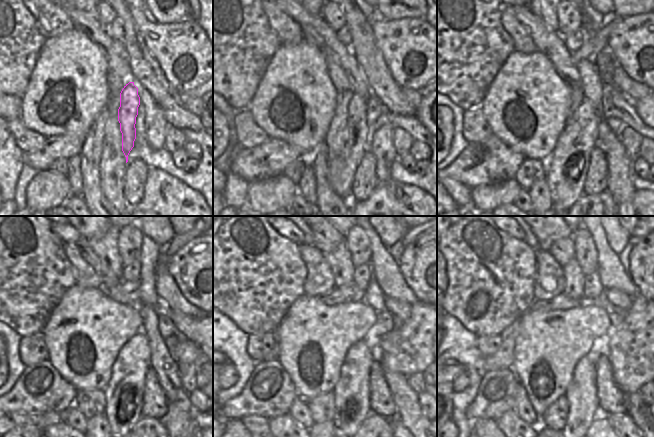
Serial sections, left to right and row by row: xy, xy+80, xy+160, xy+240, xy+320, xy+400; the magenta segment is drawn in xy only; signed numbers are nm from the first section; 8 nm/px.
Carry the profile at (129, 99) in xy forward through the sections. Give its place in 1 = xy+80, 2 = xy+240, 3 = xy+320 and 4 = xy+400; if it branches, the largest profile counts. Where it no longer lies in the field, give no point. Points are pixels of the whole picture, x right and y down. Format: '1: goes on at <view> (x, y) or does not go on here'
1: goes on at xy+80 (340, 172)
2: goes on at xy+240 (129, 369)
3: goes on at xy+320 (351, 393)
4: goes on at xy+400 (583, 407)

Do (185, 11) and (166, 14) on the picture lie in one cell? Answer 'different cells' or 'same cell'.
same cell

